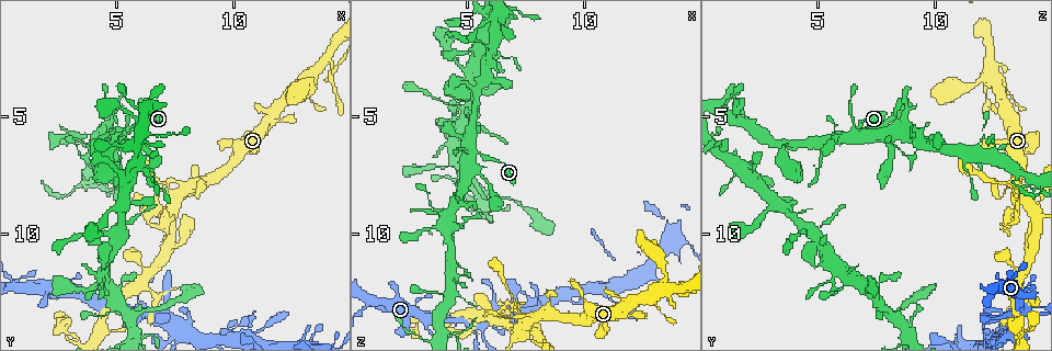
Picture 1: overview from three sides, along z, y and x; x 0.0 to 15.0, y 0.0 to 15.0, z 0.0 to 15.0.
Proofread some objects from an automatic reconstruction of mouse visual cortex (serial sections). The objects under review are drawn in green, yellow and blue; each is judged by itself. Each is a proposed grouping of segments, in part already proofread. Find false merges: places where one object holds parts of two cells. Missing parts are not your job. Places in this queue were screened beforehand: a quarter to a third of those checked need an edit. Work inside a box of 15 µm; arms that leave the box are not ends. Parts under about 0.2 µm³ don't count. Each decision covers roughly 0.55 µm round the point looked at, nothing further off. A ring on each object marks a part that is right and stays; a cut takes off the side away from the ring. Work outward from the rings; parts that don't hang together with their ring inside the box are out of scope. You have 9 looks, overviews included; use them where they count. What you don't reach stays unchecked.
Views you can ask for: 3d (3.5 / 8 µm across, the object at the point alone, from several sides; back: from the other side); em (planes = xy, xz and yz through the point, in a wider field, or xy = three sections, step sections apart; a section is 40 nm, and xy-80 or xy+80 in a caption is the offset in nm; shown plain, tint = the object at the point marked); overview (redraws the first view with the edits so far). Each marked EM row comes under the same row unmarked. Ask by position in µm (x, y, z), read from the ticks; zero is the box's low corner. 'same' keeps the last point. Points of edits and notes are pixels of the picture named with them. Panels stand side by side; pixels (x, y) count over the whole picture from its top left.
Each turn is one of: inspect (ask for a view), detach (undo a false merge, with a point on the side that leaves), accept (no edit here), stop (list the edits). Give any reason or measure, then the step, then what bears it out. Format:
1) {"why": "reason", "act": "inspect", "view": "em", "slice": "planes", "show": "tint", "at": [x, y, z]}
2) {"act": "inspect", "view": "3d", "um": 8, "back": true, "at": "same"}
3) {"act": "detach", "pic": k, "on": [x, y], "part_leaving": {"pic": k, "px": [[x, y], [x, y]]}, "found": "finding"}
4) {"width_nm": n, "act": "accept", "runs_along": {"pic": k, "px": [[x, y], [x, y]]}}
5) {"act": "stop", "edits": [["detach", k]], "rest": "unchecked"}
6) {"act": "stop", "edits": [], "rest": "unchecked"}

{"why": "arms part here", "act": "inspect", "view": "3d", "um": 8, "at": [3.9, 7.7, 14.1]}

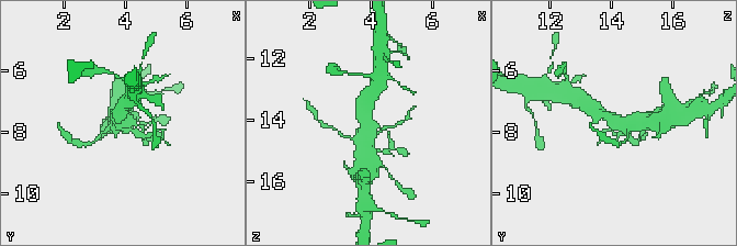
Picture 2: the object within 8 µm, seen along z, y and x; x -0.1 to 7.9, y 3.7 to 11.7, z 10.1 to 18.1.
{"why": "closer look", "act": "inspect", "view": "3d", "um": 3.5, "at": [3.9, 7.6, 14.2]}

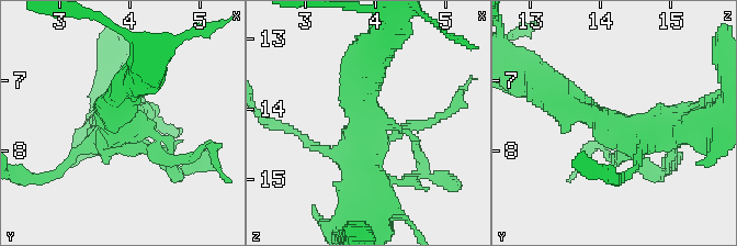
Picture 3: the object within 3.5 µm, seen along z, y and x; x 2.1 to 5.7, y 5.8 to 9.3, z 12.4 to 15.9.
{"act": "inspect", "view": "em", "slice": "xy", "step": 1, "show": "tint", "at": [3.85, 7.70, 14.20]}

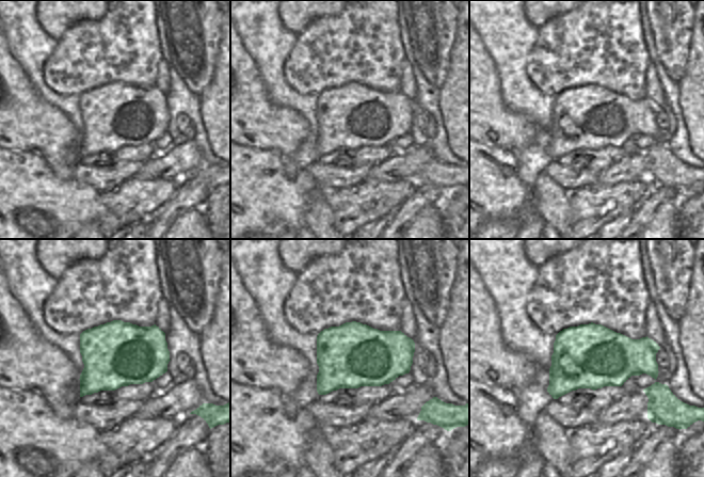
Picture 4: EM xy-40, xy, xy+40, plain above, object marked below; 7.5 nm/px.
{"act": "accept", "runs_along": {"pic": 3, "px": [[553, 89], [641, 151]]}, "found": "continuous, no second cell"}

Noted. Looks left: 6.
{"why": "thick turns thin", "act": "inspect", "view": "3d", "um": 3.5, "at": [8.0, 8.1, 13.6]}

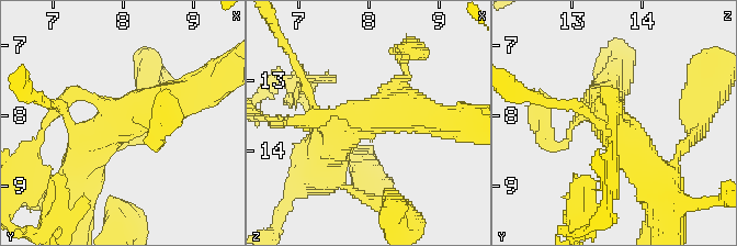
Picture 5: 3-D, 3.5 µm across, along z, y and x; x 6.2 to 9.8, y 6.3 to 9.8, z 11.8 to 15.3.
{"act": "accept", "runs_along": {"pic": 5, "px": [[182, 94], [115, 122], [81, 176]]}, "found": "one cell here"}

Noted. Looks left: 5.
{"why": "calibre changes", "act": "inspect", "view": "3d", "um": 3.5, "at": [2.8, 14.2, 13.7]}

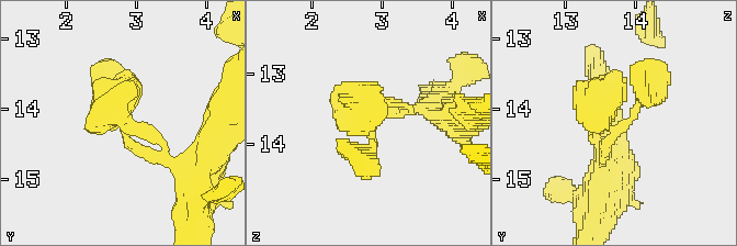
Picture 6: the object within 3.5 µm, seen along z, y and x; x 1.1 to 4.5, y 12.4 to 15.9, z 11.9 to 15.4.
{"act": "inspect", "view": "em", "slice": "xy", "step": 5, "show": "tint", "at": [2.80, 14.20, 13.65]}

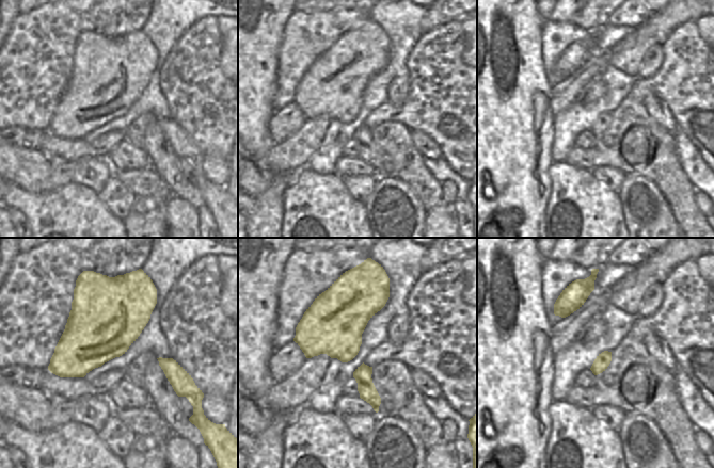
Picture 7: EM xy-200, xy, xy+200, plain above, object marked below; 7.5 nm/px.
{"width_nm": 380, "act": "accept", "runs_along": {"pic": 6, "px": [[173, 161], [113, 118], [129, 70]]}, "found": "one cell here"}

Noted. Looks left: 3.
{"why": "four arms meet", "act": "inspect", "view": "3d", "um": 3.5, "back": true, "at": [7.4, 14.0, 13.5]}

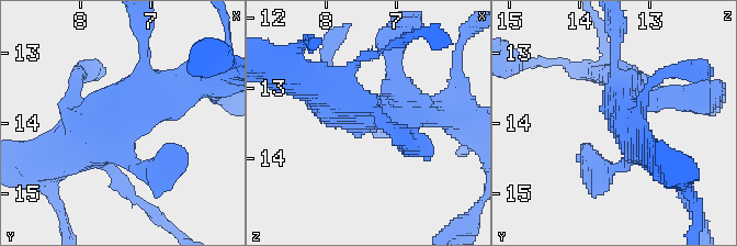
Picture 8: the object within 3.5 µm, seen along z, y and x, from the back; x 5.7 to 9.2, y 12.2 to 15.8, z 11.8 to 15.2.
{"why": "need the tissue", "act": "inspect", "view": "em", "slice": "xy", "step": 2, "show": "tint", "at": [7.40, 13.90, 13.40]}

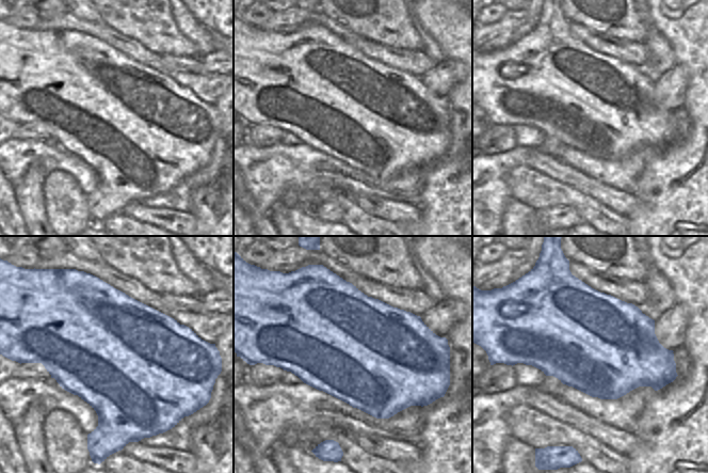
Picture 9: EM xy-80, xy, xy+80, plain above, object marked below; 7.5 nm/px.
{"act": "accept", "found": "one cell here"}

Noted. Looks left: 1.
{"act": "stop", "edits": [], "rest": "unchecked"}

